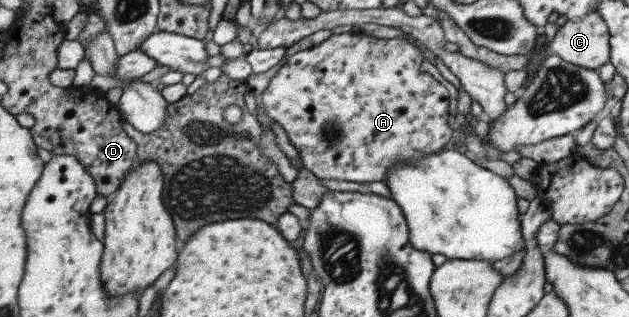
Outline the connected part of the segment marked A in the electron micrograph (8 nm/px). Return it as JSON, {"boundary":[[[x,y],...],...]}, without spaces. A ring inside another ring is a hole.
{"boundary":[[[349,32],[331,34],[327,39],[310,48],[300,50],[290,55],[271,79],[261,93],[261,103],[264,113],[286,133],[291,145],[298,149],[298,157],[302,167],[309,170],[317,179],[336,179],[337,181],[350,181],[365,183],[383,181],[387,170],[399,160],[410,162],[413,158],[422,158],[443,149],[451,137],[451,129],[447,124],[449,114],[449,93],[427,73],[419,71],[423,56],[415,46],[403,38],[373,39],[368,35],[349,35]]]}

